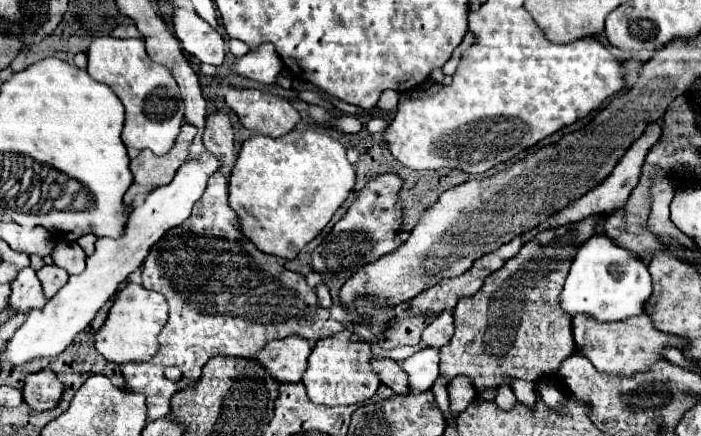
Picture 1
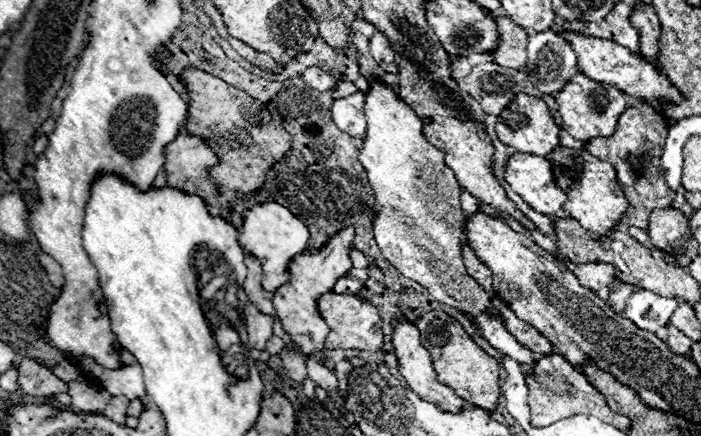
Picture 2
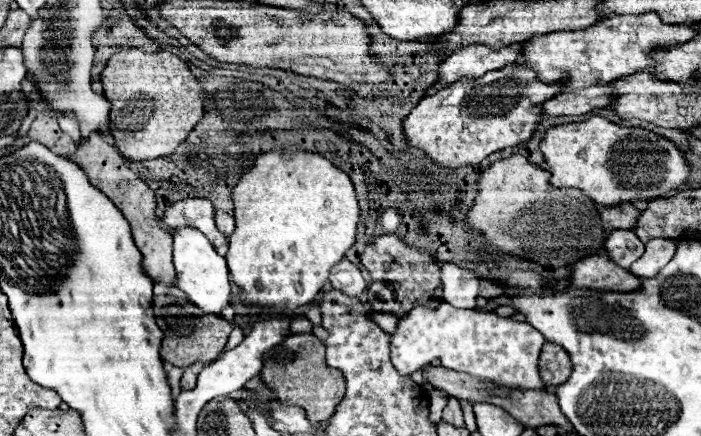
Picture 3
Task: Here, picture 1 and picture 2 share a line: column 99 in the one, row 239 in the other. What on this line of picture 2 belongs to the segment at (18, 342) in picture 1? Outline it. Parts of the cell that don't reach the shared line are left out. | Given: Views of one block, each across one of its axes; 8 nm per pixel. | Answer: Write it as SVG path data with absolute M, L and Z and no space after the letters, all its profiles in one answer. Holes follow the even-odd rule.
M266 202L258 204L252 210L244 214L244 224L240 228L240 244L246 246L254 256L258 256L264 264L264 280L262 286L266 290L278 290L282 284L290 280L288 274L288 264L296 254L302 254L308 250L310 242L310 230L302 220L298 220L288 208L276 204L276 202Z

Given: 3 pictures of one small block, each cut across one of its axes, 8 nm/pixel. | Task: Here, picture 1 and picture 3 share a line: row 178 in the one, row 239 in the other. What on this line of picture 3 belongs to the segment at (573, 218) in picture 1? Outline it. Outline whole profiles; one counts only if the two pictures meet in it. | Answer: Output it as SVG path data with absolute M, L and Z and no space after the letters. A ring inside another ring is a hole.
M612 230L604 242L604 250L614 264L630 268L644 254L644 242L632 230Z

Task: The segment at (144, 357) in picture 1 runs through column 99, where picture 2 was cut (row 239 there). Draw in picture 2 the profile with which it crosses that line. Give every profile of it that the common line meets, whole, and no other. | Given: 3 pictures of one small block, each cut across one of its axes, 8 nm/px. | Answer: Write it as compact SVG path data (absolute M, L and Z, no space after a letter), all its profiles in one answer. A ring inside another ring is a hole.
M344 228L338 234L334 234L330 238L330 242L324 246L324 250L320 250L318 254L314 252L304 252L298 254L292 262L290 262L290 274L292 280L284 286L280 286L276 290L276 294L280 294L282 298L274 298L274 310L276 316L282 322L284 332L290 336L292 340L292 348L300 358L306 356L316 356L316 354L326 354L326 336L328 336L328 324L322 320L320 312L318 312L318 298L326 292L332 292L336 280L340 276L344 276L350 268L350 242L354 238L354 230L352 228Z

